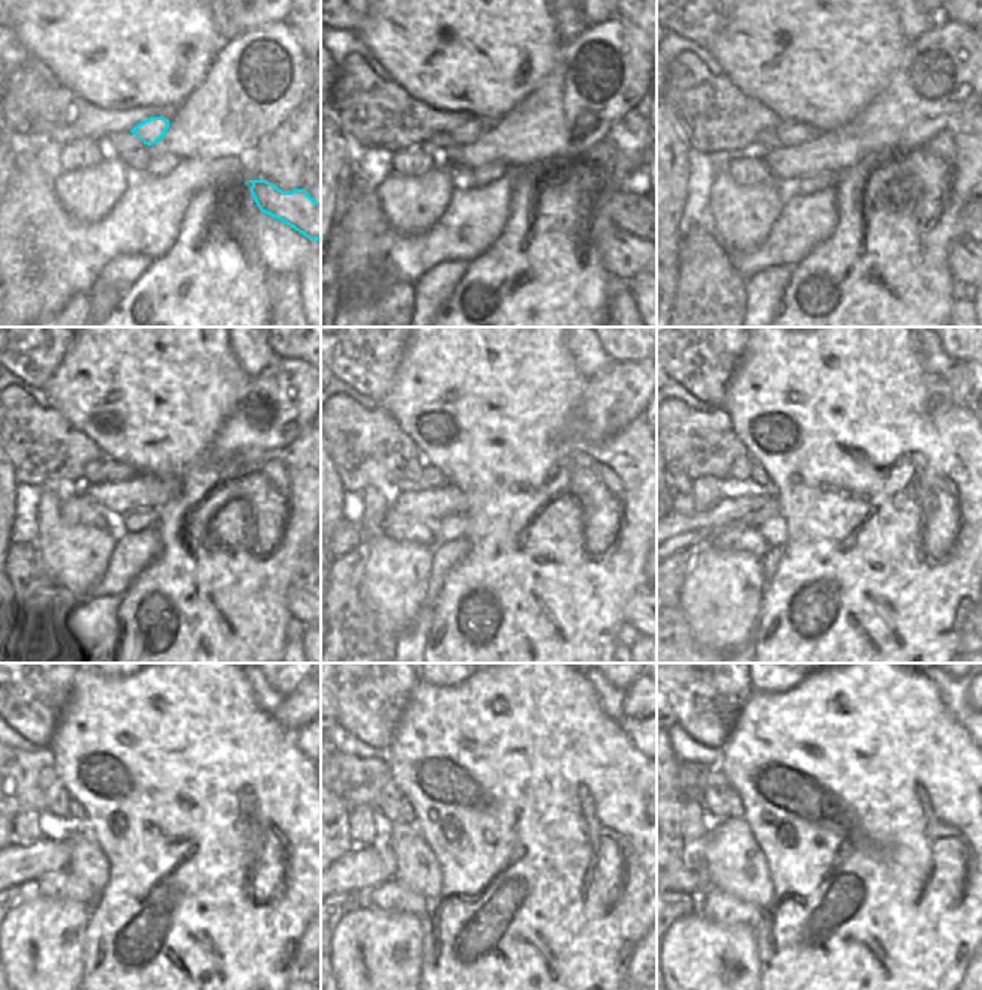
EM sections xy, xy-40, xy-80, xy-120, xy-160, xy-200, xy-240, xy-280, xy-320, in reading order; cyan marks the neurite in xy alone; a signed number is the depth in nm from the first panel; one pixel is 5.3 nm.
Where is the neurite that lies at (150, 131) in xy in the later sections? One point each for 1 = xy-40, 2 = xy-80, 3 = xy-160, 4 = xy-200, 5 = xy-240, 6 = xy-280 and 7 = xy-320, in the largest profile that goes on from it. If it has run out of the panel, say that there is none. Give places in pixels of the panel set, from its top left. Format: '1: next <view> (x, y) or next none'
1: next xy-40 (477, 126)
2: next xy-80 (790, 132)
3: next xy-160 (432, 477)
4: next xy-200 (757, 474)
5: next xy-240 (77, 812)
6: next xy-280 (407, 812)
7: next xy-320 (736, 809)

